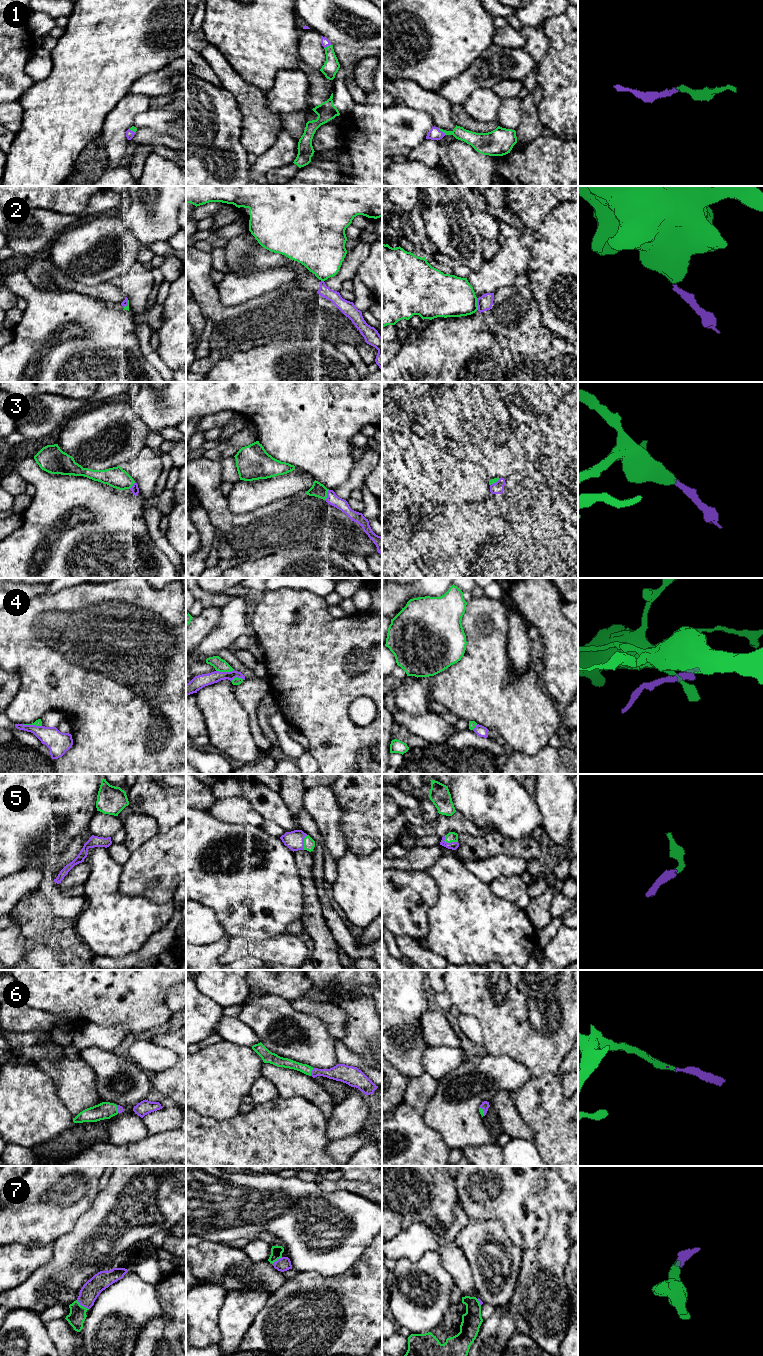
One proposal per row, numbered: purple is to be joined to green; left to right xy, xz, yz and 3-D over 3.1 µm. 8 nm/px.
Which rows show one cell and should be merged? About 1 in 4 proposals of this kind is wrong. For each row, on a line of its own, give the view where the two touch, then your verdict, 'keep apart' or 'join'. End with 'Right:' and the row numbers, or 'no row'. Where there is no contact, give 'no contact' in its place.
1: yz | join
2: yz | keep apart
3: xz | join
4: xz | keep apart
5: yz | join
6: xz | join
7: xy | join
Right: 1, 3, 5, 6, 7

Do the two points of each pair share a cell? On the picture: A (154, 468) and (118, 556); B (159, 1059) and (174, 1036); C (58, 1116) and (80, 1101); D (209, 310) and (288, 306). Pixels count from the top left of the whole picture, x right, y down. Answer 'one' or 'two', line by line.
A: two
B: two
C: two
D: one

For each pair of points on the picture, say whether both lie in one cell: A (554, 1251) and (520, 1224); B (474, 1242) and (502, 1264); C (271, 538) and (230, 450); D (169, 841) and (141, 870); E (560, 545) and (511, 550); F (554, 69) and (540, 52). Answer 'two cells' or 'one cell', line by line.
A: two cells
B: one cell
C: two cells
D: one cell
E: two cells
F: two cells

